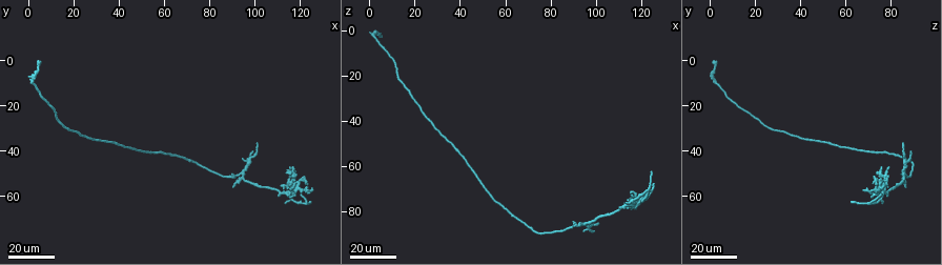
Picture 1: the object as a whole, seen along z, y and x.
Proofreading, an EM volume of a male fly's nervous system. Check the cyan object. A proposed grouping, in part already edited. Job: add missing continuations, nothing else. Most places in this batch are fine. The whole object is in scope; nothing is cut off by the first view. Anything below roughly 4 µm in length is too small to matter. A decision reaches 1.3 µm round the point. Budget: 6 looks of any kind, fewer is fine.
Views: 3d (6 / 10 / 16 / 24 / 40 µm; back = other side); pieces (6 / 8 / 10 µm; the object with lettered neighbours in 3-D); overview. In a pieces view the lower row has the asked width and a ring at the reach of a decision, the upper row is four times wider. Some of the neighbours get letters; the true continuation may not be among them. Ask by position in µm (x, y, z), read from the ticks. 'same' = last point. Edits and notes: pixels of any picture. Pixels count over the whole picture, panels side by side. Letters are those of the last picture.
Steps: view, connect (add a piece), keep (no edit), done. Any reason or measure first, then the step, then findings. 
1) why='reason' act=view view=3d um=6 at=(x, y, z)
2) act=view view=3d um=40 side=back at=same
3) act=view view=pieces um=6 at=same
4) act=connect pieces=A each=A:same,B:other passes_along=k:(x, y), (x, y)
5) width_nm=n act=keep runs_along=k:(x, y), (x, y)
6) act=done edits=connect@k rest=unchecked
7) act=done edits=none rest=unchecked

why='tapers out' act=view view=3d um=40 at=(124, 63, 63)

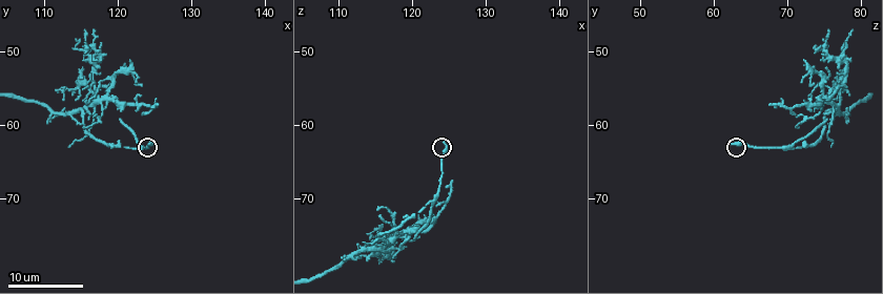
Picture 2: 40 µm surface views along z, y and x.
act=view view=pieces um=6 at=(124.0, 62.5, 62.0)

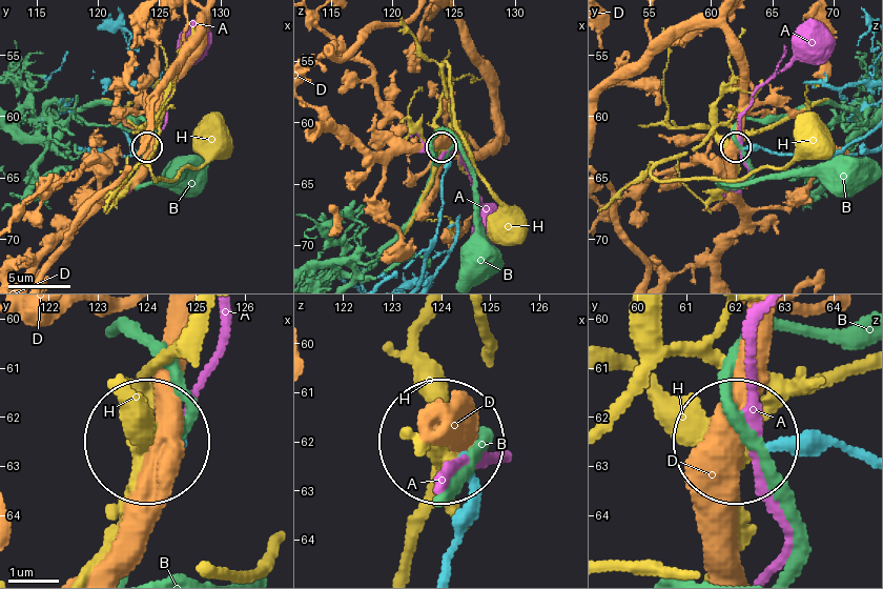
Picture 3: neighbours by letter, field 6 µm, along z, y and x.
width_nm=170 act=keep each=A:other,B:other,D:other,H:other runs_along=3:(393, 275), (432, 241), (443, 200), (446, 150) found='no lettered piece goes on from it'

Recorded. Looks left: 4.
why='free end' act=view view=3d um=6 at=(125.0, 57.0, 67.5)

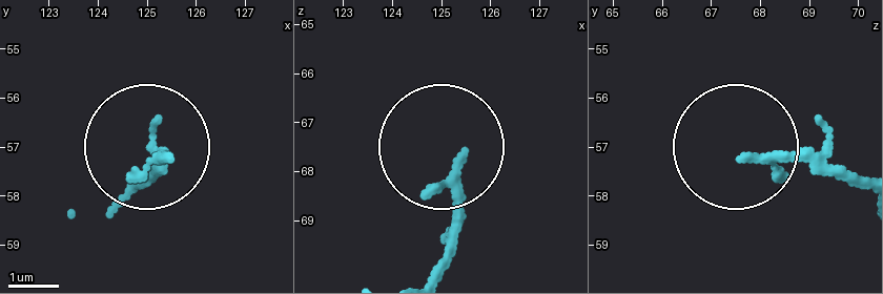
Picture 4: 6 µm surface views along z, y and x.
act=view view=pieces um=6 at=(125.40, 57.25, 67.80)

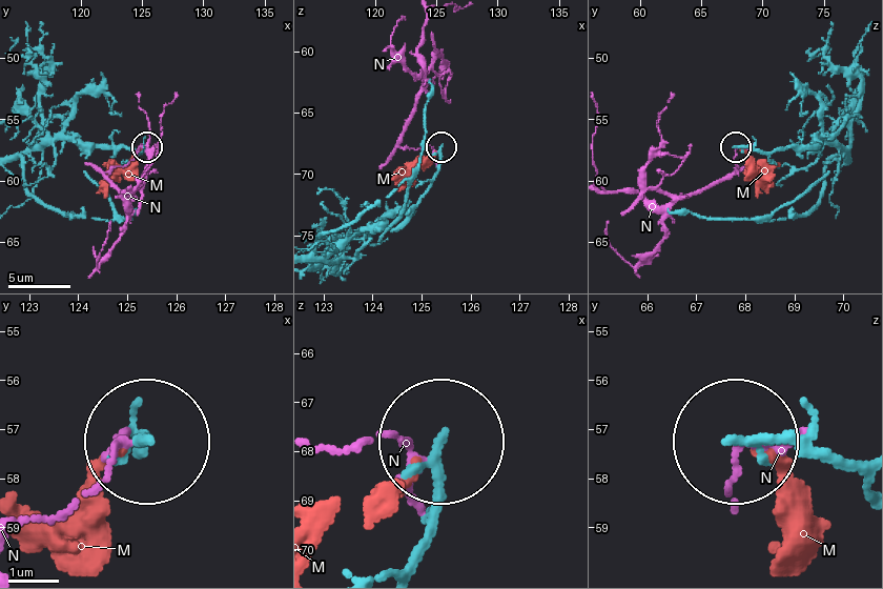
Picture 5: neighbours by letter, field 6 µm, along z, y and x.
width_nm=130 act=keep each=M:other,N:other runs_along=5:(406, 569), (443, 481), (443, 447) found='none of them fits'

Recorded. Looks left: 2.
why='thin end' act=view view=pieces um=6 at=(120.5, 59.5, 75.5)

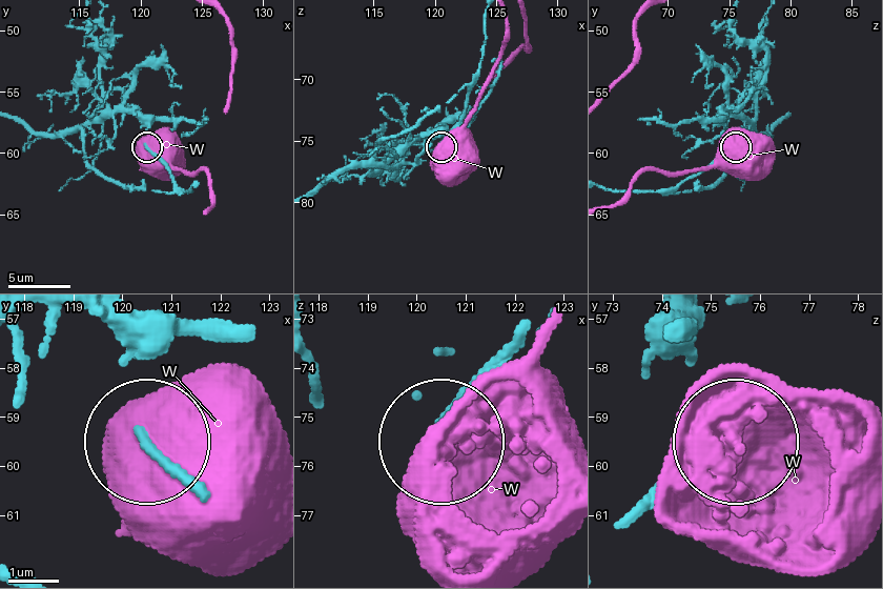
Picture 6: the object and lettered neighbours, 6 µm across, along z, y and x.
width_nm=150 act=keep each=W:other found='no lettered piece goes on from it'

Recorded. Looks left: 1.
act=done edits=none rest=unchecked

